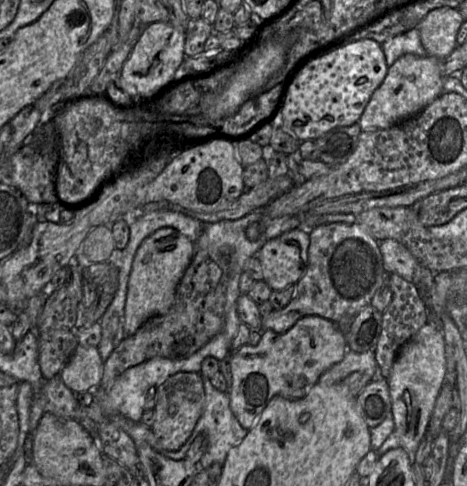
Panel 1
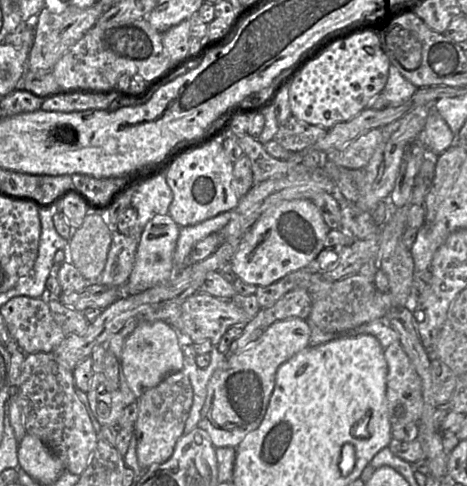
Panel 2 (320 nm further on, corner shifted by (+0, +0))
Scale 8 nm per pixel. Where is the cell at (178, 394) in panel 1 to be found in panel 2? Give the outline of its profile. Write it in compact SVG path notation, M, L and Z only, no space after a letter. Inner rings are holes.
M183 371L169 374L156 387L145 391L137 402L138 417L134 424L136 454L140 467L147 469L170 459L178 439L184 434L193 403L191 382Z

